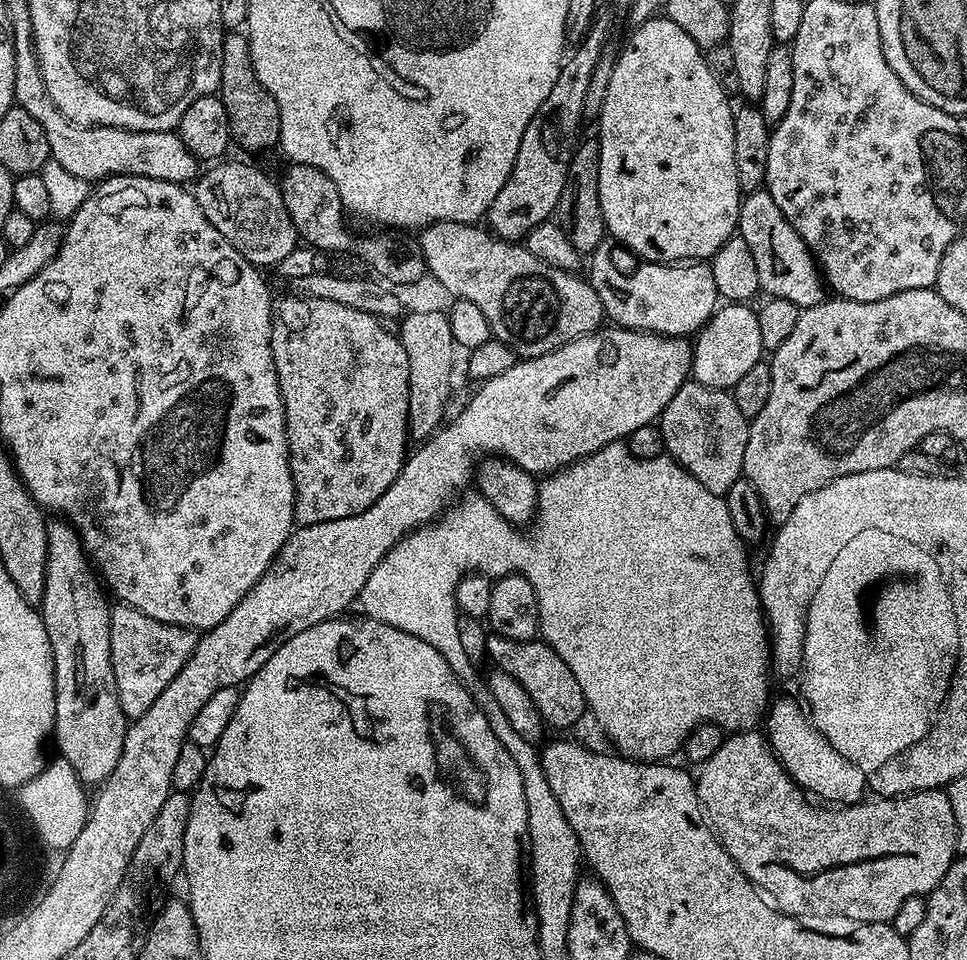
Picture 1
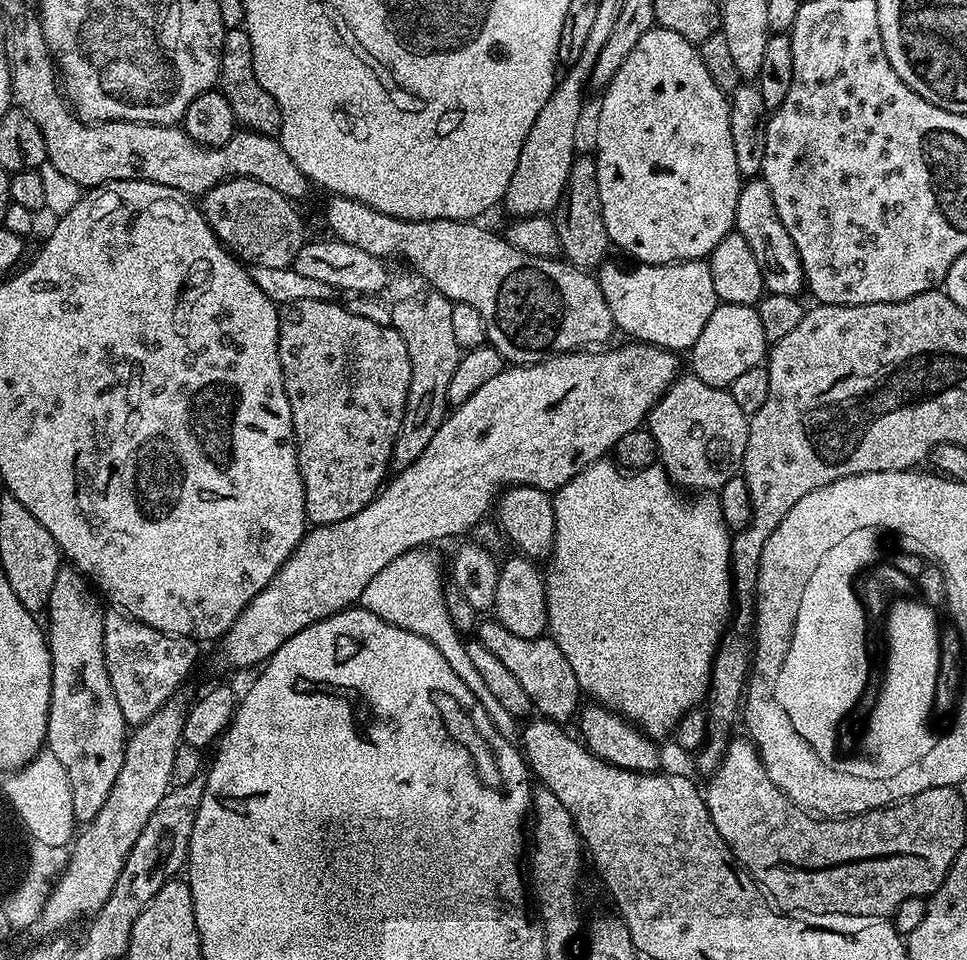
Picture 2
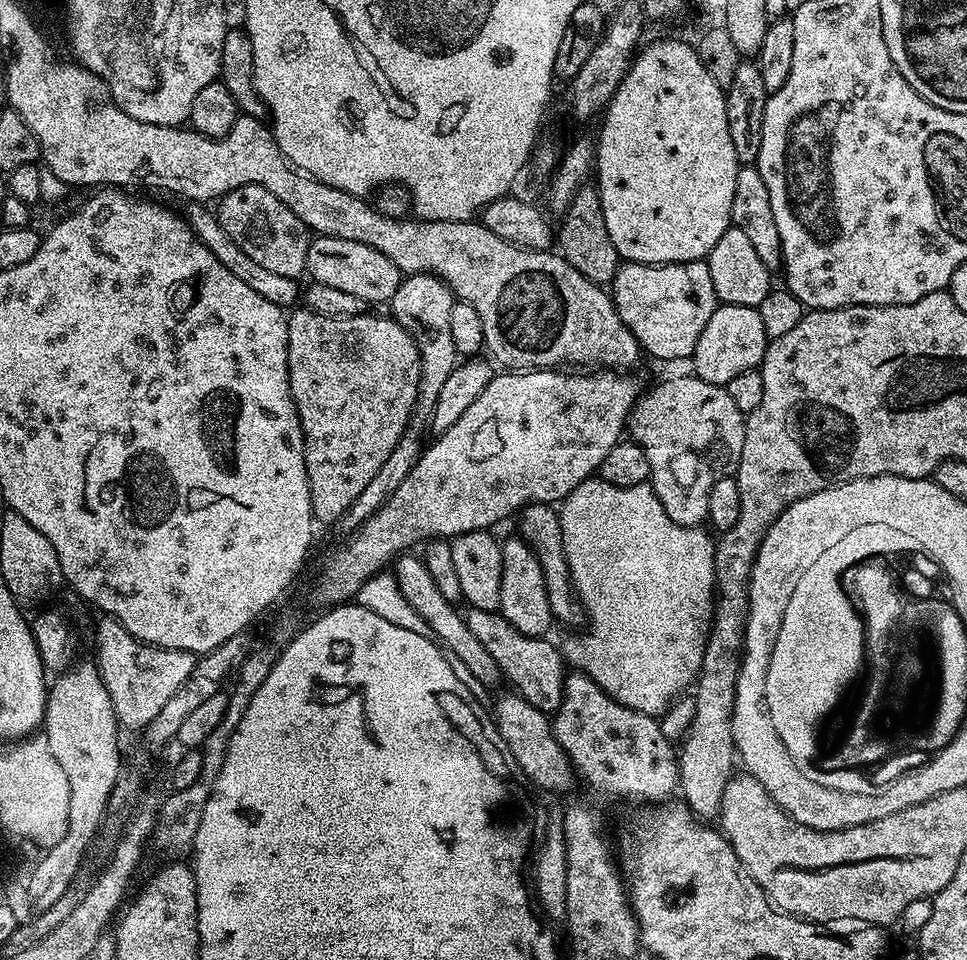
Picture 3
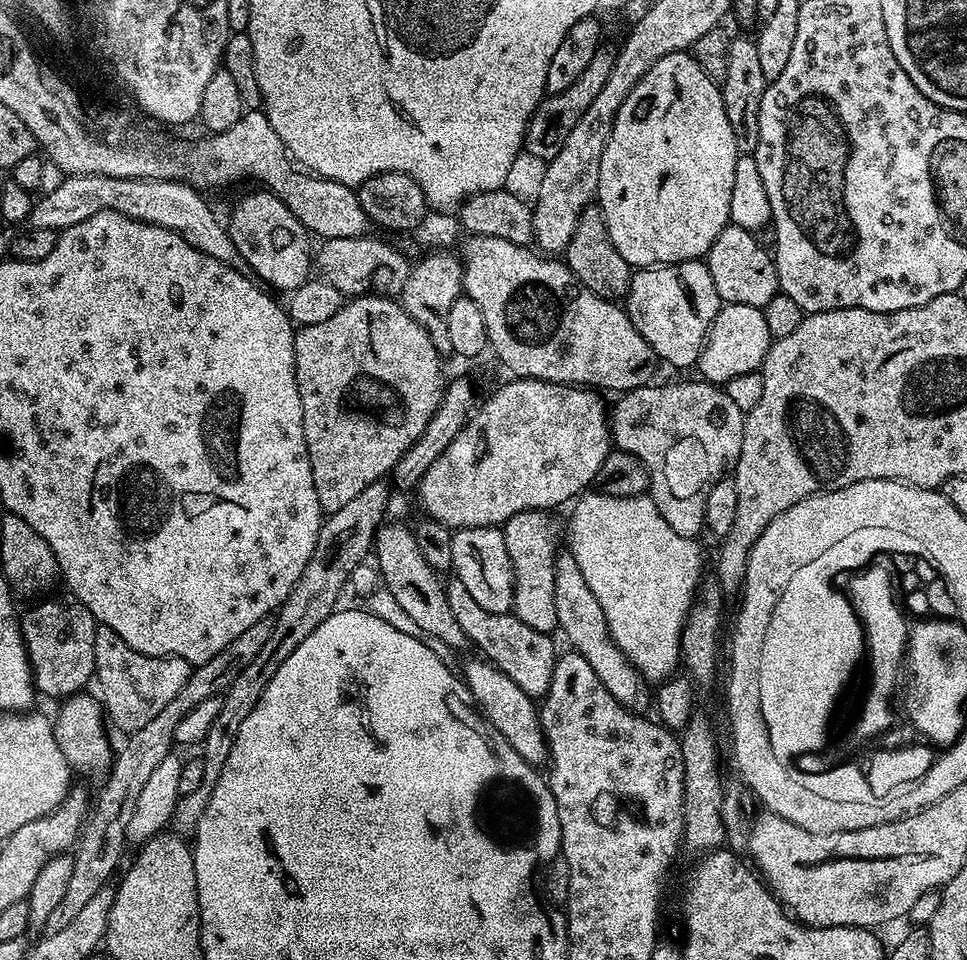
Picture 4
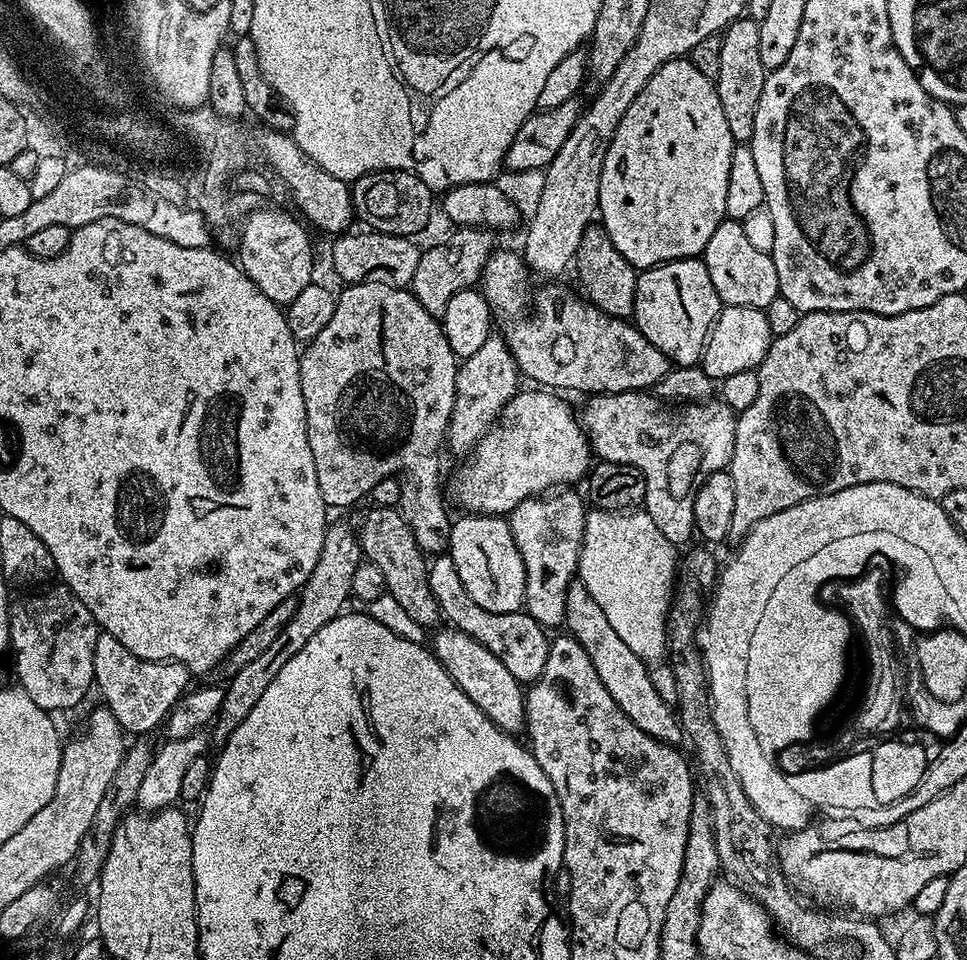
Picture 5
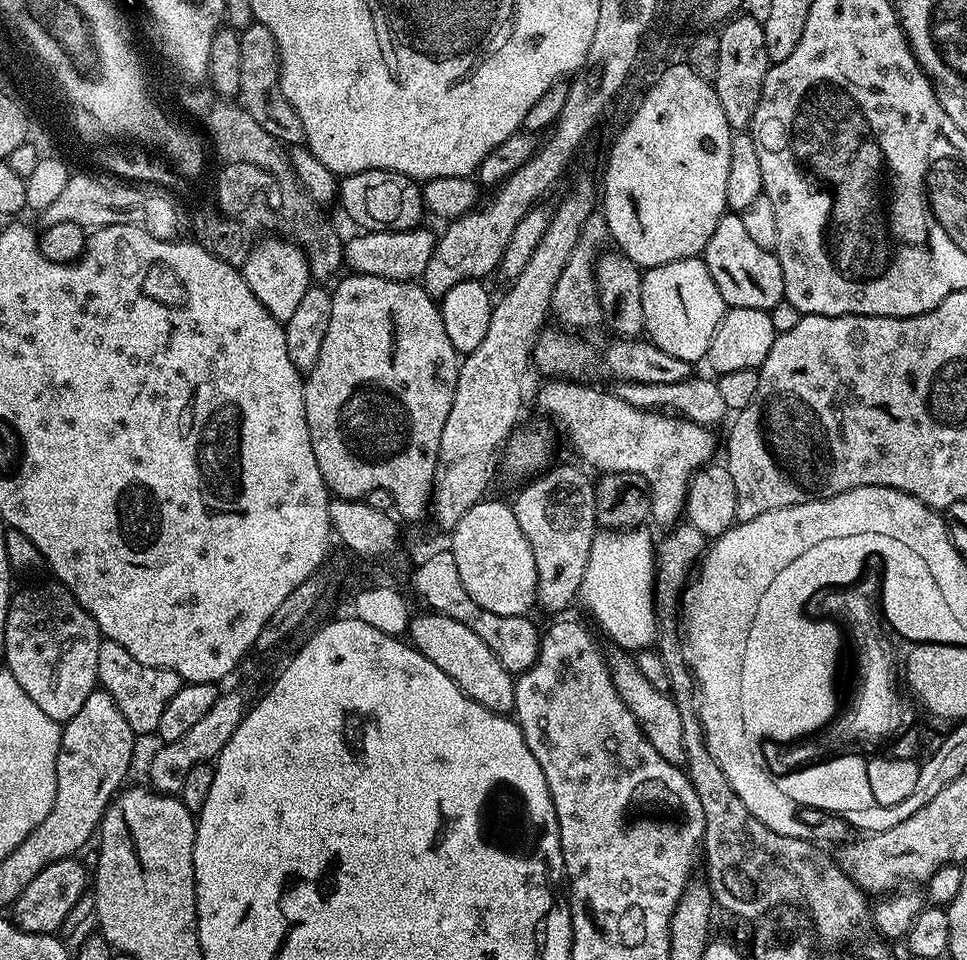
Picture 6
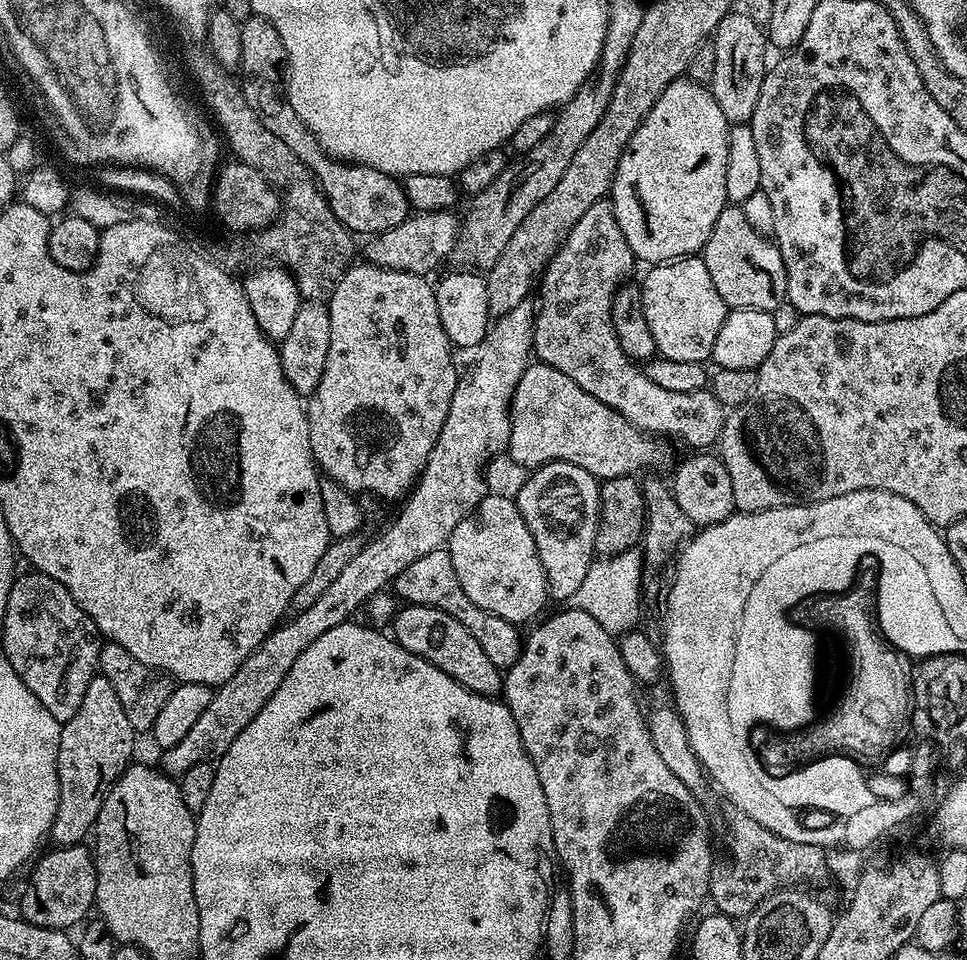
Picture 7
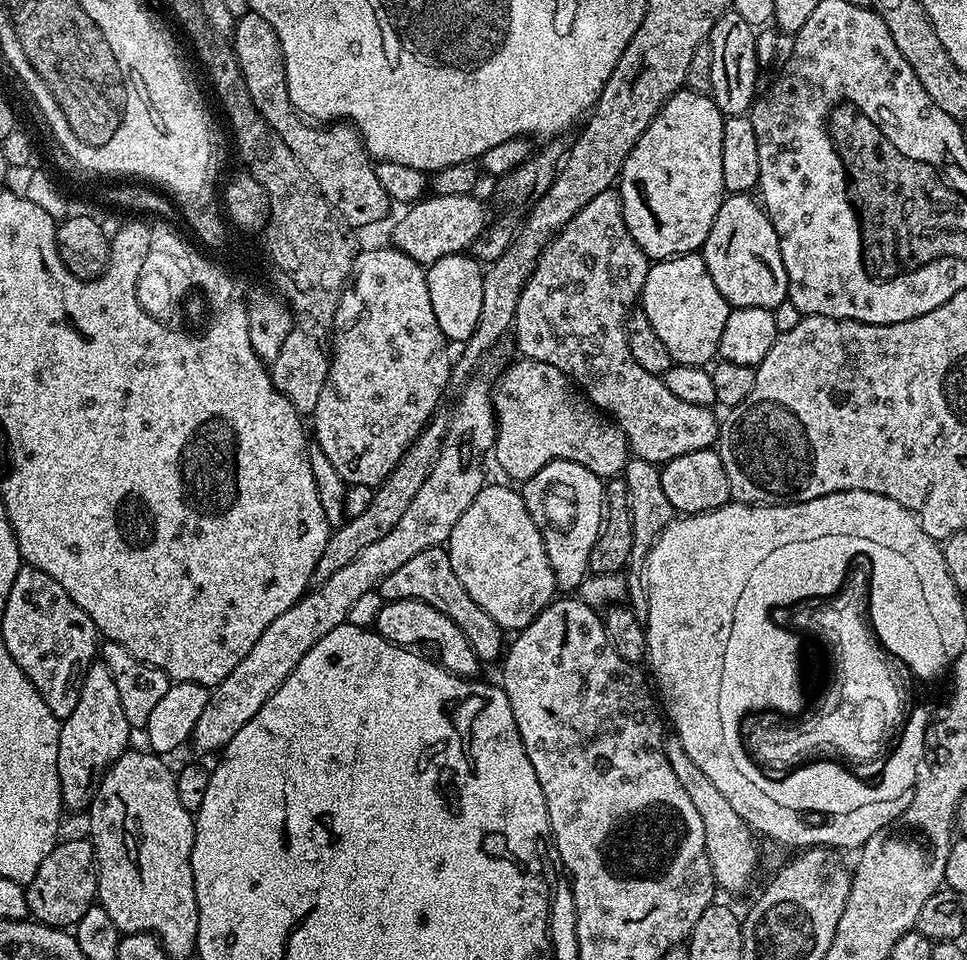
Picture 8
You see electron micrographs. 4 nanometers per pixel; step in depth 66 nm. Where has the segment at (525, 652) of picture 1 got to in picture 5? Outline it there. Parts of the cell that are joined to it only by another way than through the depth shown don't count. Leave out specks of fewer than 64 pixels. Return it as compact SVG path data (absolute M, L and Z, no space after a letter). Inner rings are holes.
M437 555L429 563L428 585L430 594L434 594L438 602L441 617L451 627L462 630L462 634L470 634L474 642L482 642L482 646L486 646L486 650L490 650L490 654L494 654L494 658L498 658L498 662L502 662L502 666L506 666L506 670L514 674L521 686L533 684L542 674L542 670L546 670L546 654L550 643L546 629L534 622L534 618L530 618L530 614L523 610L506 614L482 610L482 606L478 606L478 602L474 602L474 598L466 594L466 586L462 586L454 570L452 555Z

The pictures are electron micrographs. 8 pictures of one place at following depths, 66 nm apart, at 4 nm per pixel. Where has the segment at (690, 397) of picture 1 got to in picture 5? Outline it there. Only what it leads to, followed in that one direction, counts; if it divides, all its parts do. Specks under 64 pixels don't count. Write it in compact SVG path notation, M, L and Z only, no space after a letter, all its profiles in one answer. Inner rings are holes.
M647 391L592 394L585 400L588 401L584 404L582 423L593 453L606 462L626 462L626 466L638 466L638 470L642 470L646 478L643 511L654 518L654 526L658 526L658 530L662 530L662 534L666 534L672 544L687 545L687 540L693 539L696 530L694 498L702 482L710 478L710 474L725 471L732 463L737 413L719 398L709 398L703 402L684 402L677 406Z

